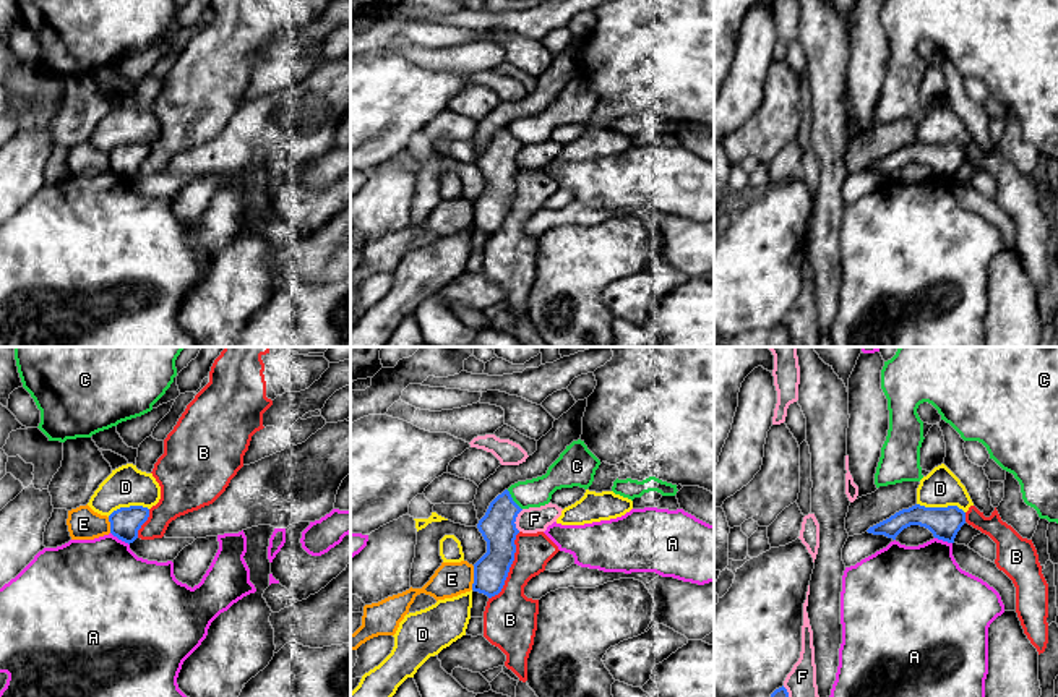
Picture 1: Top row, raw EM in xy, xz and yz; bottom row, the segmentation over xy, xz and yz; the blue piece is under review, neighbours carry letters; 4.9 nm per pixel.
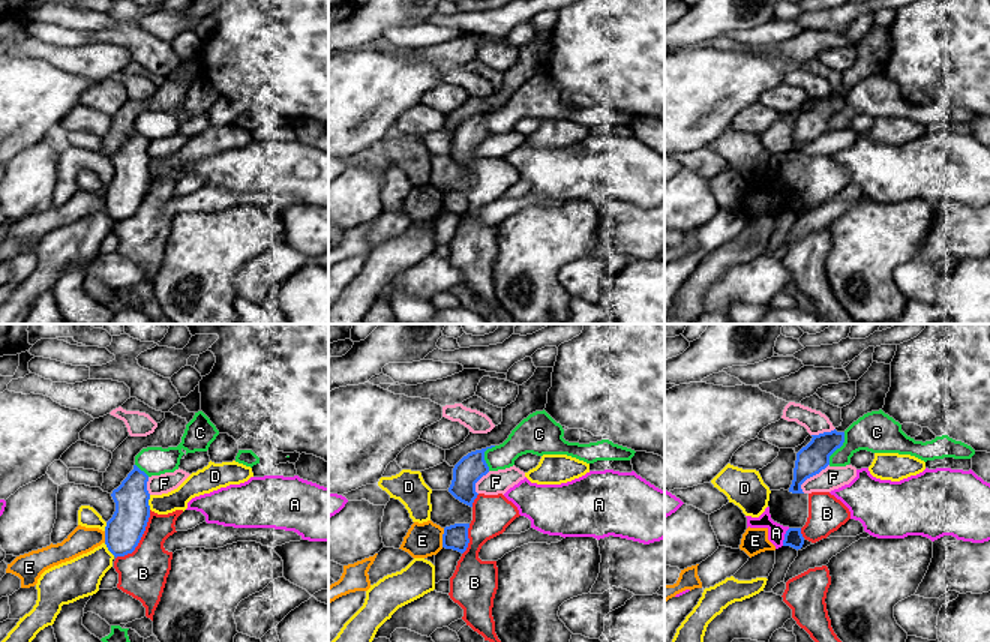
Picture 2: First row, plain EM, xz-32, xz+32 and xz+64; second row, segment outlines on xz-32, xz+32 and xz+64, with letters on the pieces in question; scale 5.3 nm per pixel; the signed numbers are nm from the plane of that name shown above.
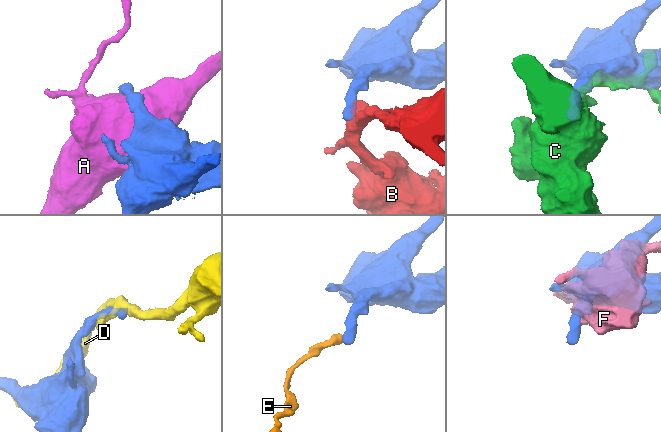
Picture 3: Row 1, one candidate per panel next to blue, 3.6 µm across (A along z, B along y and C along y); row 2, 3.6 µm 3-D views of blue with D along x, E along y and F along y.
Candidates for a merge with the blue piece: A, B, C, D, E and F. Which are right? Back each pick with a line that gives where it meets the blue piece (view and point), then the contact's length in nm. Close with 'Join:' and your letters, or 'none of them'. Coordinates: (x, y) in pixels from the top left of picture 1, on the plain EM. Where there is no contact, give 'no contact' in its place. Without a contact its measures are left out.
Join: none of them

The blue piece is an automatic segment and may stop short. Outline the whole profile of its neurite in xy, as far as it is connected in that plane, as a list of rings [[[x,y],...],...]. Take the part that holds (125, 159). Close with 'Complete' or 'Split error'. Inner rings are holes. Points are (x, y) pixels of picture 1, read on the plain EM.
[[[143,143],[120,144],[109,152],[110,170],[125,180],[138,175],[138,167],[148,157],[149,146]]]. Complete

